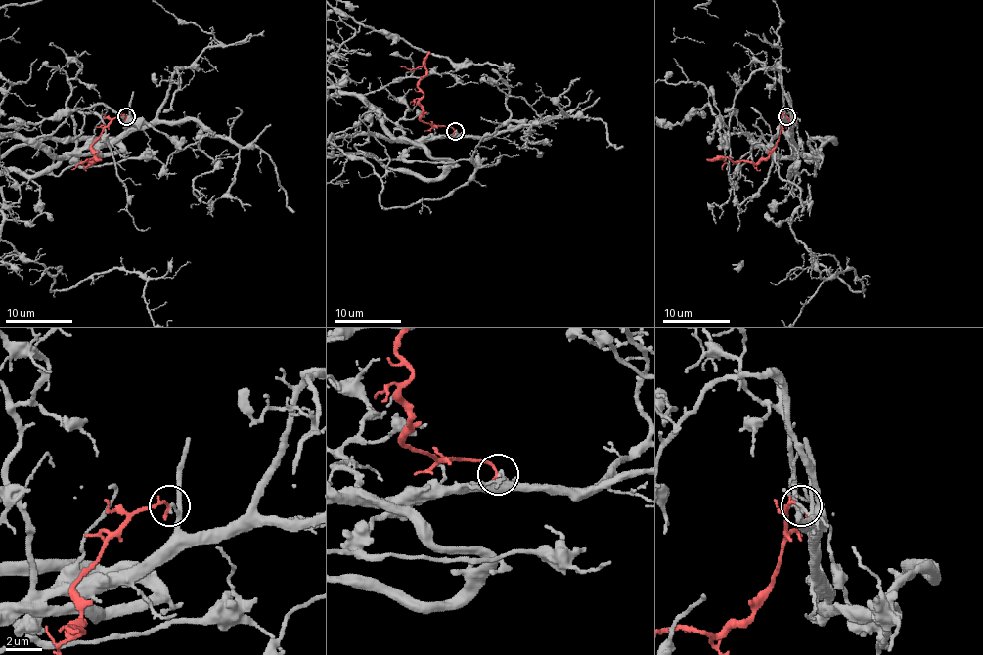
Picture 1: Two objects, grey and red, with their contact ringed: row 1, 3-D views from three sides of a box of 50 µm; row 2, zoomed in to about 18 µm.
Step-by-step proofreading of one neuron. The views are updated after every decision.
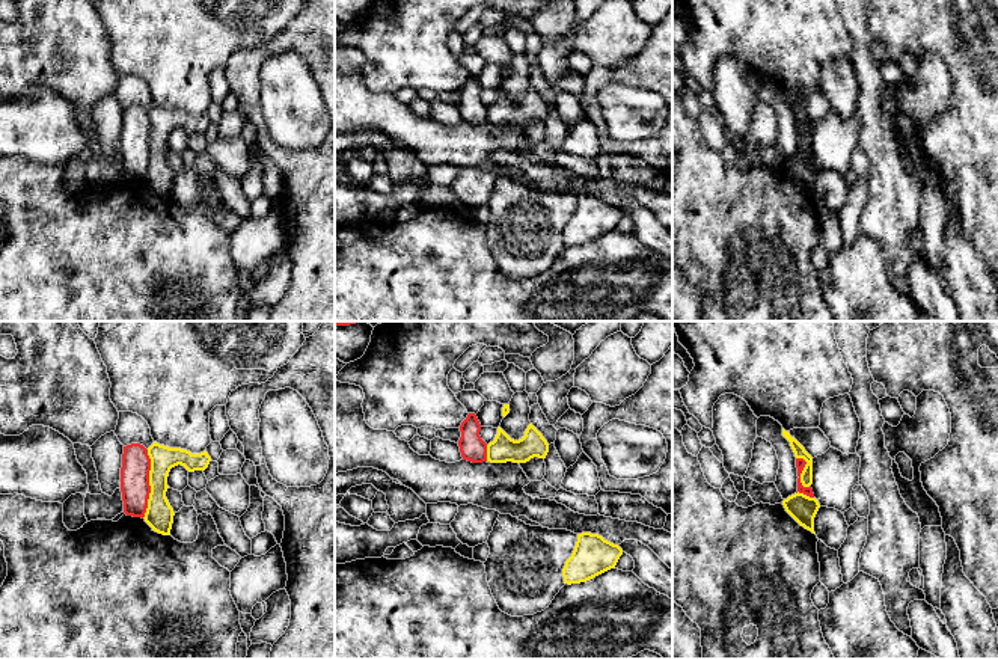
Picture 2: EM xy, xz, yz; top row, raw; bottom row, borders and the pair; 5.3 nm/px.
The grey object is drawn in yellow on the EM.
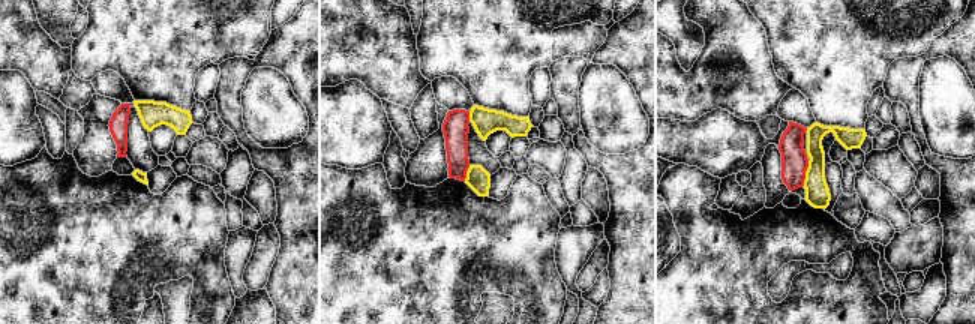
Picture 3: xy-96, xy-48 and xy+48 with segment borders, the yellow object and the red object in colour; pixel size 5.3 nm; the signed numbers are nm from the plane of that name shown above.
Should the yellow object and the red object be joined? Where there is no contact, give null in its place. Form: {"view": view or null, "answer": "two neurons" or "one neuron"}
{"view": "xy", "answer": "two neurons"}

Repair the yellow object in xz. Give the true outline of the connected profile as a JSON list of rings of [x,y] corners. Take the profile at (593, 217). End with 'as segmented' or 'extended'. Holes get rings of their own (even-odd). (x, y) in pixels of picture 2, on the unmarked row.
[[[577,196],[571,219],[562,231],[564,246],[586,244],[611,231],[615,231],[623,211],[598,196]]]; as segmented

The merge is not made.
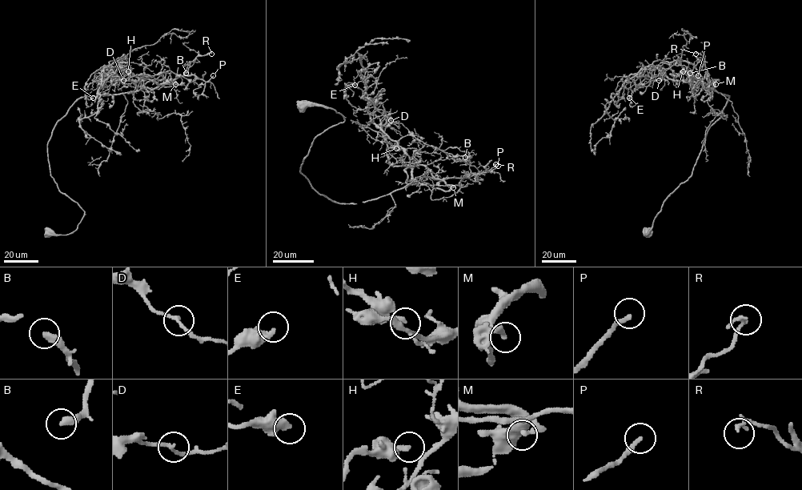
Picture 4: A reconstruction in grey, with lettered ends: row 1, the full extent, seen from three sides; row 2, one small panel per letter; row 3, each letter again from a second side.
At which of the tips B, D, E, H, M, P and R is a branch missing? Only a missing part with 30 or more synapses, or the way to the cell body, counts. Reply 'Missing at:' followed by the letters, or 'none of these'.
Missing at: none of these

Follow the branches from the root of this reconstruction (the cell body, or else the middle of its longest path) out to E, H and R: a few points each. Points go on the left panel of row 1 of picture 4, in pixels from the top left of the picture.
E: (48, 233), (84, 212), (50, 175), (55, 123), (139, 79), (101, 66), (93, 98)
H: (48, 233), (84, 212), (50, 175), (52, 130), (80, 98), (135, 90), (117, 78), (128, 71)
R: (48, 233), (72, 232), (84, 212), (50, 173), (48, 142), (68, 109), (85, 97), (154, 89), (211, 54)

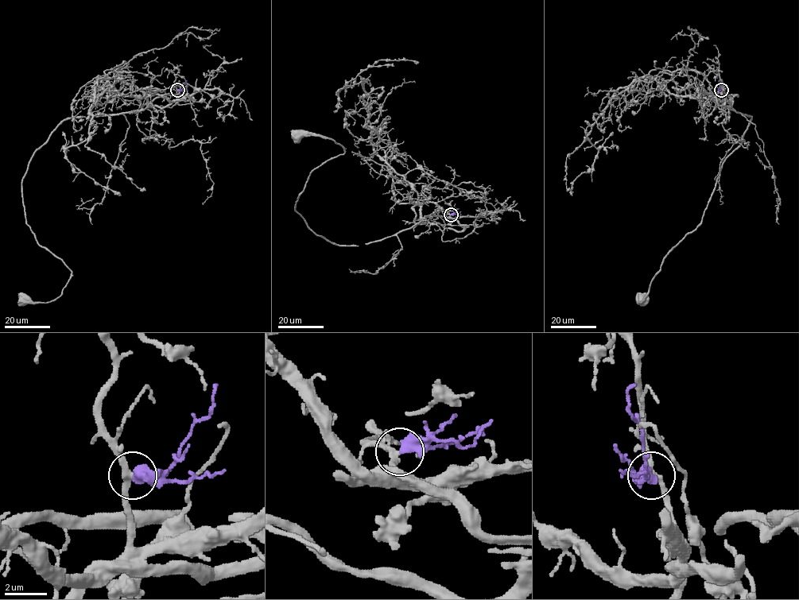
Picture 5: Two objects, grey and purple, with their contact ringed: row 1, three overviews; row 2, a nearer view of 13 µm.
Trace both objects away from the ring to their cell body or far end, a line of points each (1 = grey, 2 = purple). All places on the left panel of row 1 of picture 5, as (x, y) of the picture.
1: (177, 90), (162, 107), (66, 118), (35, 152), (22, 179), (25, 223), (71, 274), (52, 300), (22, 300)
2: (177, 90), (182, 88), (187, 80)

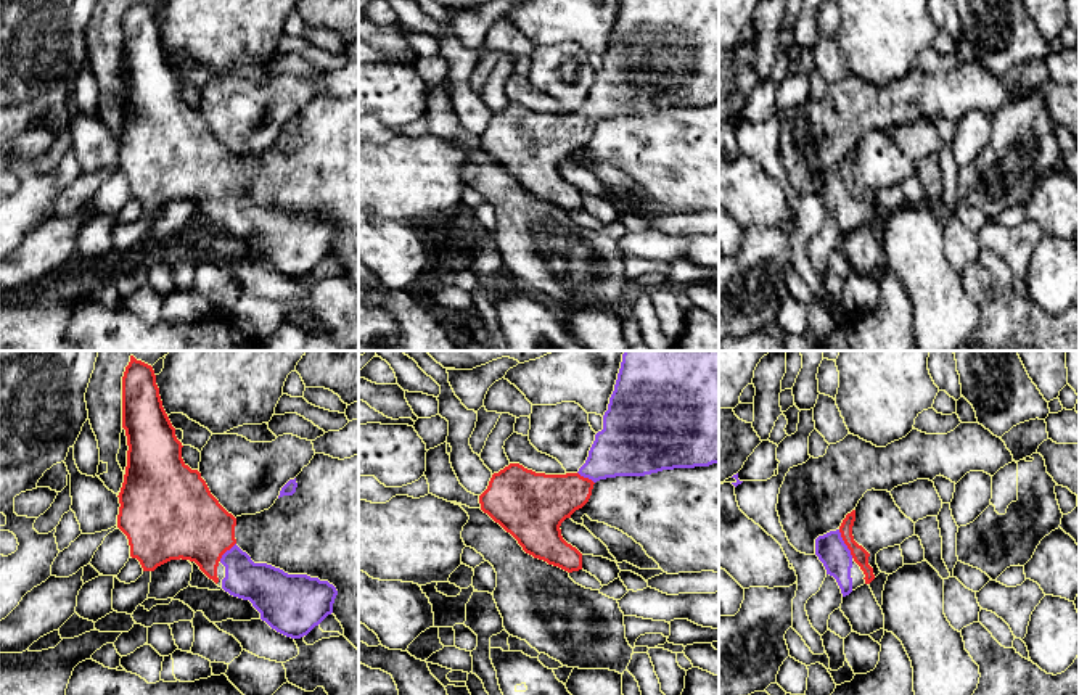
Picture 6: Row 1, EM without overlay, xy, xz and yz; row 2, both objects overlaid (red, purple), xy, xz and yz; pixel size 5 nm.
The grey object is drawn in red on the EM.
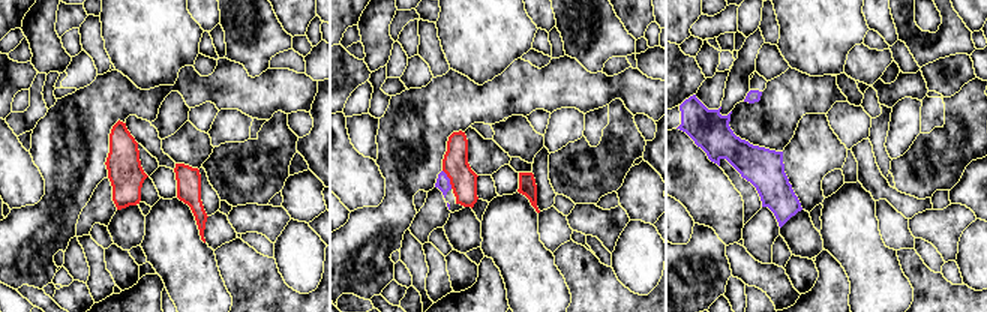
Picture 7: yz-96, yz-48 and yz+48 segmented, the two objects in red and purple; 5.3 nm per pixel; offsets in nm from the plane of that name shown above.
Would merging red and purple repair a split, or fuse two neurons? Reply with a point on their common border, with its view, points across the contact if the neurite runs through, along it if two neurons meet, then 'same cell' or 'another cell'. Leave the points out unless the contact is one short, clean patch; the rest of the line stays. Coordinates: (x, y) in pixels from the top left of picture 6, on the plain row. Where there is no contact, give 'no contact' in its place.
meets red in yz at (845, 182); runs through yz (859, 193), (845, 182), (830, 187); same cell

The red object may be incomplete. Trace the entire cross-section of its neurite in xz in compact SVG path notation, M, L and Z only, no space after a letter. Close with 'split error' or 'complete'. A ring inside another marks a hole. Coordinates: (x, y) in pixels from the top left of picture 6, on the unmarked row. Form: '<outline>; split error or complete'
M622 0L603 55L603 69L595 74L579 111L545 114L510 103L492 114L487 129L479 135L479 143L481 150L510 172L526 193L572 212L582 209L582 193L563 179L560 166L589 142L597 121L712 103L719 103L719 0Z; split error

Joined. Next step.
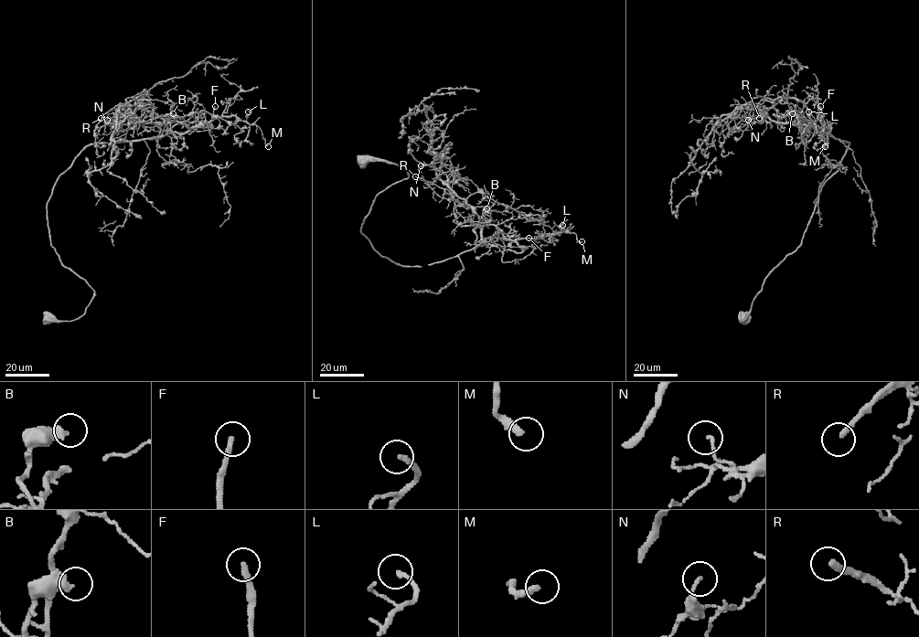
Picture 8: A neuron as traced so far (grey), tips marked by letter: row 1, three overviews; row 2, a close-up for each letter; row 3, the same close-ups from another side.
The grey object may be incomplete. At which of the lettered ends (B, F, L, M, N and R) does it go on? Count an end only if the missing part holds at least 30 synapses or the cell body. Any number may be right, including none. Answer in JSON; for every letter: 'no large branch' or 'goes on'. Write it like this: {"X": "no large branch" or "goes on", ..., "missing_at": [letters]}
{"B": "no large branch", "F": "goes on", "L": "no large branch", "M": "no large branch", "N": "no large branch", "R": "goes on", "missing_at": ["F", "R"]}

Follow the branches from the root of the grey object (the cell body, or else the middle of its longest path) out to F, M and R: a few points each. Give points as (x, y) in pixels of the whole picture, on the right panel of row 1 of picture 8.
F: (743, 318), (767, 276), (800, 244), (821, 185), (838, 169), (849, 144), (821, 133), (820, 106)
M: (743, 318), (767, 276), (800, 244), (821, 185), (849, 144), (821, 133), (818, 115), (816, 129), (825, 146)
R: (743, 318), (767, 276), (800, 244), (821, 185), (849, 144), (807, 121), (777, 122), (773, 107), (759, 118)

